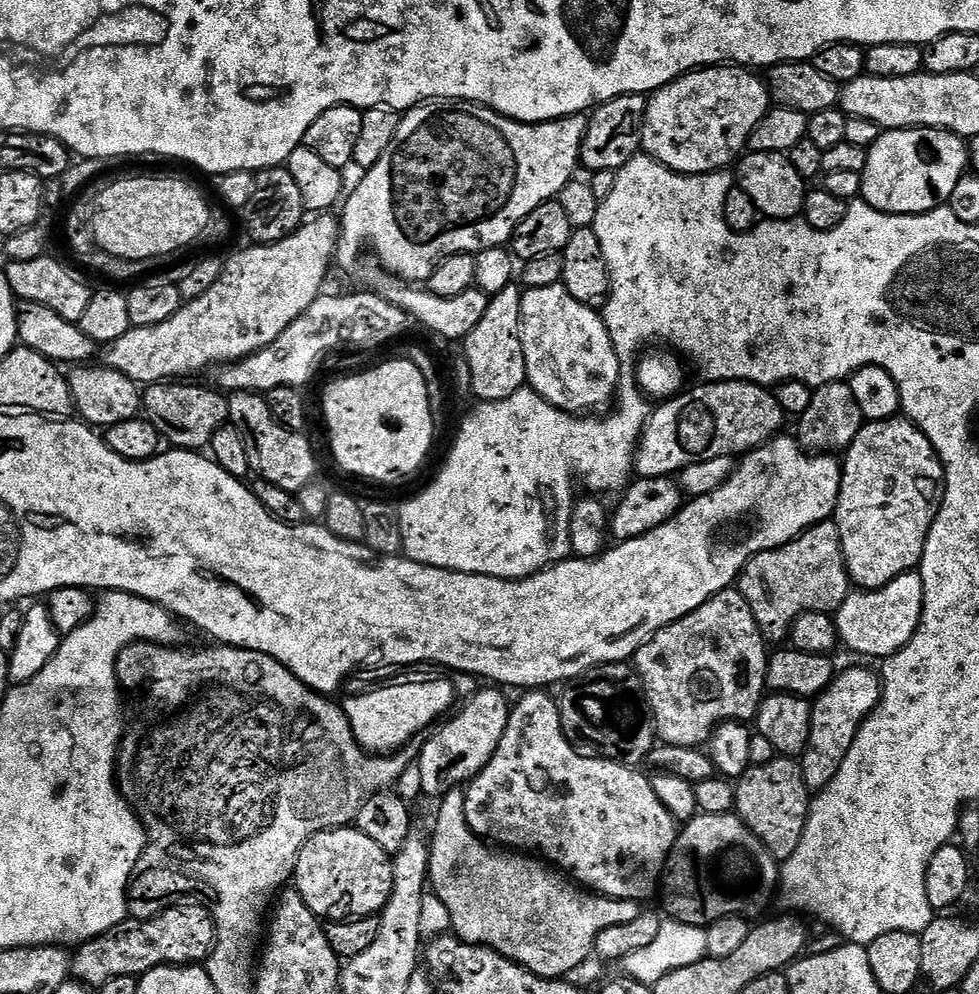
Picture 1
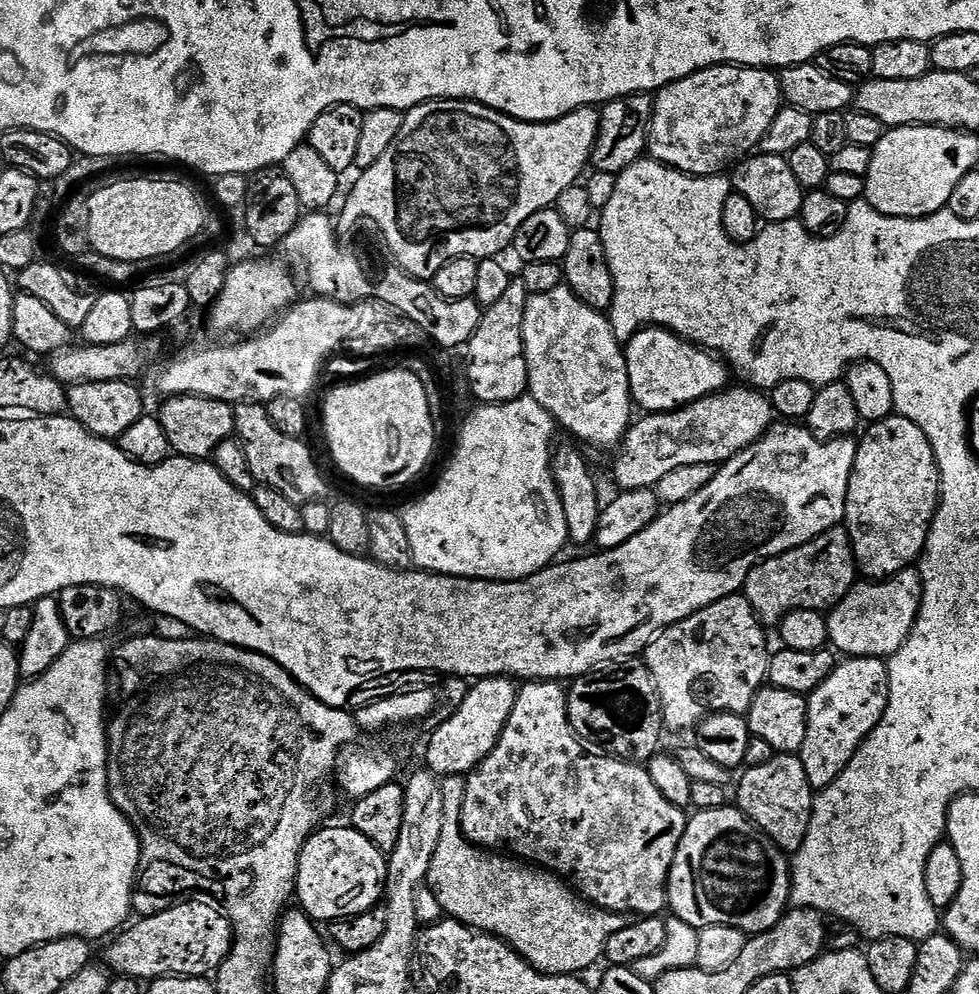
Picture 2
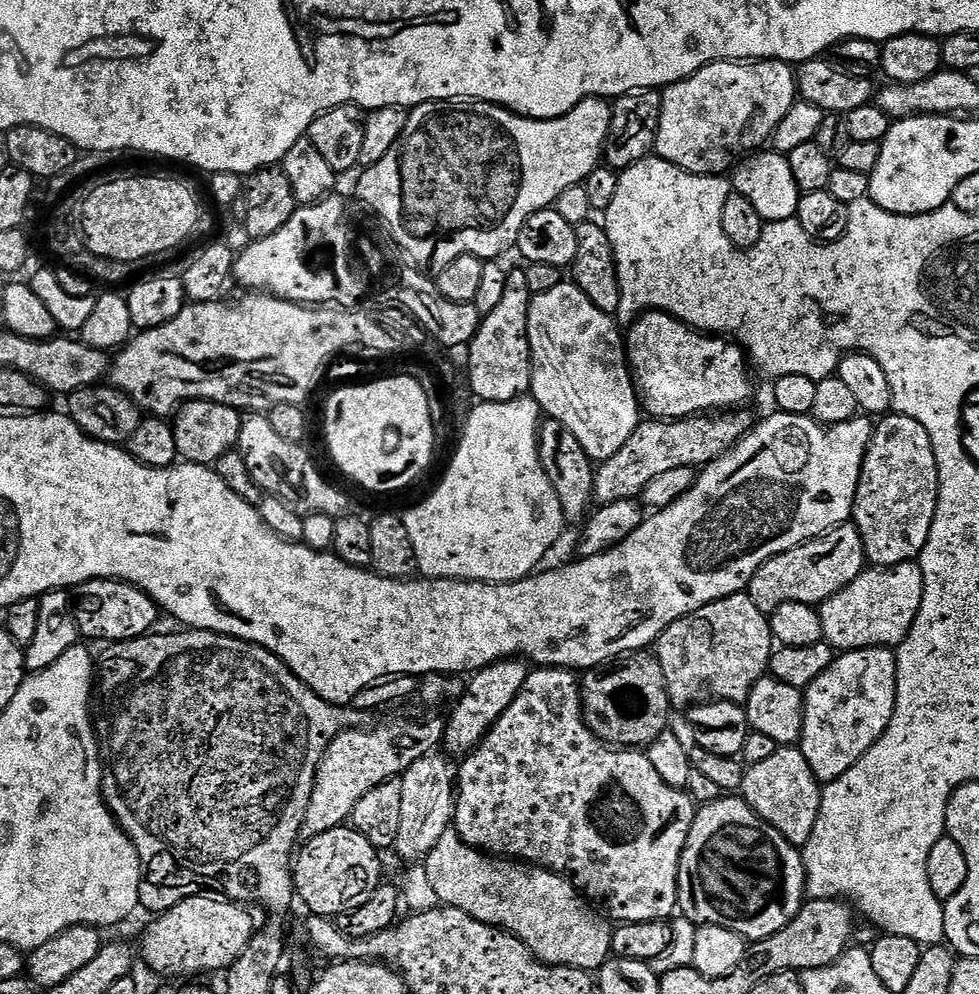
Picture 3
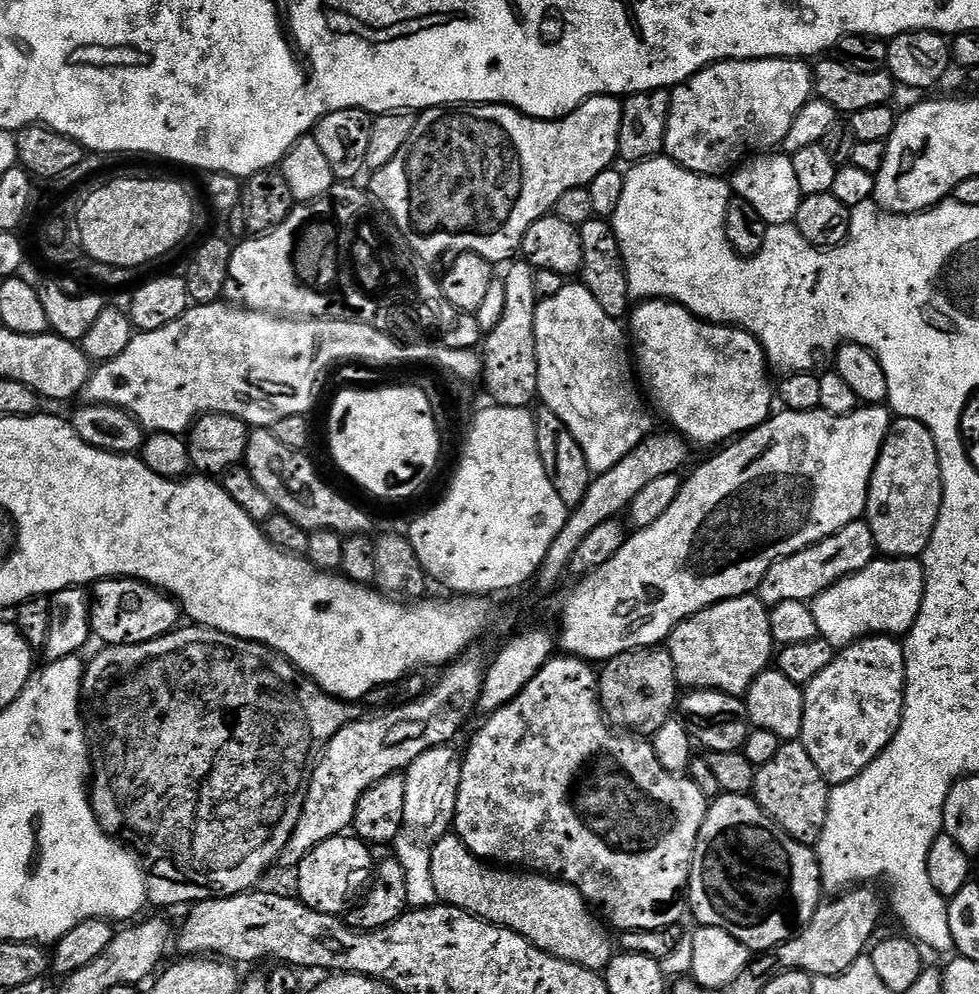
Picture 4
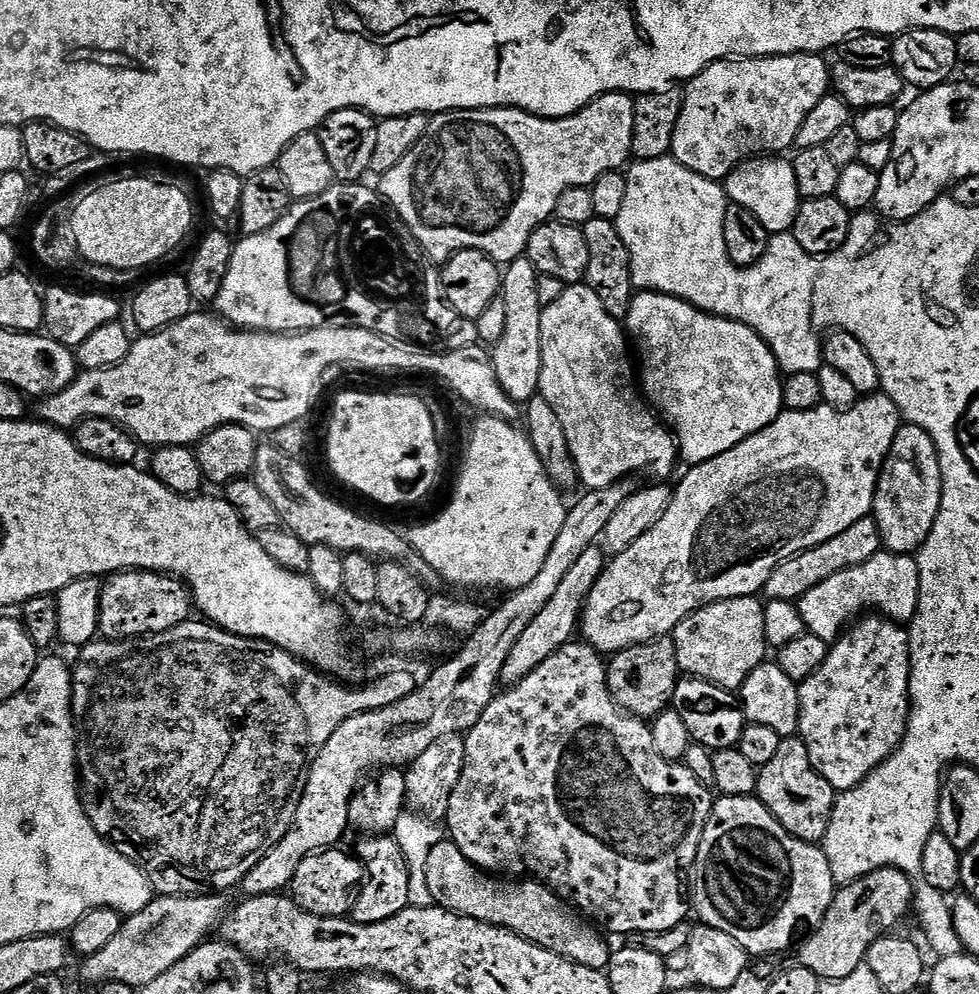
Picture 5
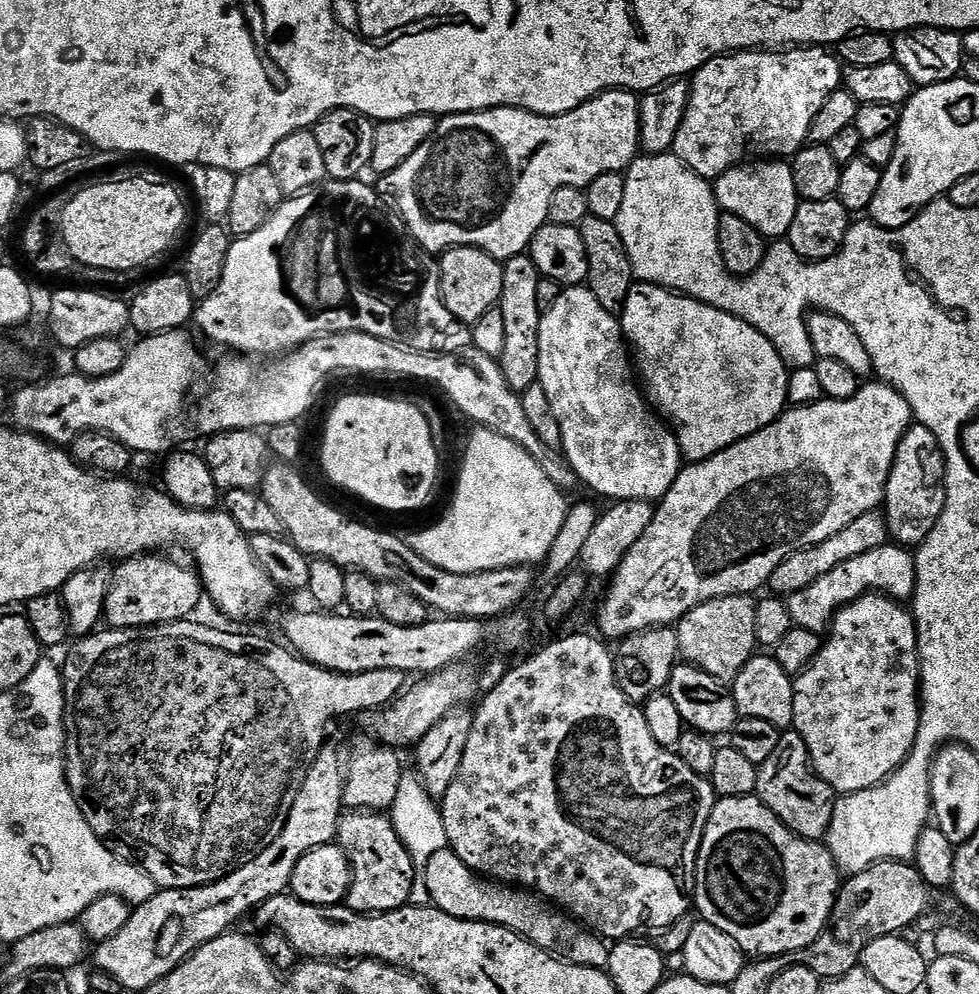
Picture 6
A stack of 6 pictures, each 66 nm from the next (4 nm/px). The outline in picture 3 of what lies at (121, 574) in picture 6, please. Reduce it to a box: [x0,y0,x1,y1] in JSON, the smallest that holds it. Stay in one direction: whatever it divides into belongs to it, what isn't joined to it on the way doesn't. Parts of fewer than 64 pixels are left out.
[74,580,162,646]

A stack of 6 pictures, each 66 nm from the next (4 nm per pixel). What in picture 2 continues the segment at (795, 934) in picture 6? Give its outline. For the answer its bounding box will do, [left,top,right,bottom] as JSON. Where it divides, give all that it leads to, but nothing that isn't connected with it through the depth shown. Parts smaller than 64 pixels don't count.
[666,807,792,934]

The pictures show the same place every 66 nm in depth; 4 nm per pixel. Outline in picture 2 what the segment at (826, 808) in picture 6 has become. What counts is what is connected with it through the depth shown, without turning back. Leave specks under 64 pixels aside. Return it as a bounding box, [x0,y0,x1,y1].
[734,754,814,853]

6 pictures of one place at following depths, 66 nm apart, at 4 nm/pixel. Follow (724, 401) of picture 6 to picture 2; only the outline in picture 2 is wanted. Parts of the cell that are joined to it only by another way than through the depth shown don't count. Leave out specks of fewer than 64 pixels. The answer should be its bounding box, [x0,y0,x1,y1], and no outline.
[623,328,729,414]

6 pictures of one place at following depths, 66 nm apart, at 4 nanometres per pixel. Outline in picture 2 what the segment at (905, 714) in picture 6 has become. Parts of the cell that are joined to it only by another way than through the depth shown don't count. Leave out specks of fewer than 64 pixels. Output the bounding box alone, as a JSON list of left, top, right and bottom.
[799,656,888,790]

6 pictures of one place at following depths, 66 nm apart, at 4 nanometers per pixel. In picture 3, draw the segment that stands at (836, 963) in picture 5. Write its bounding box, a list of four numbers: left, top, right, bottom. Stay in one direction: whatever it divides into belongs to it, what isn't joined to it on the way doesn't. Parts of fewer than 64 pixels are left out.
[755,899,853,974]

